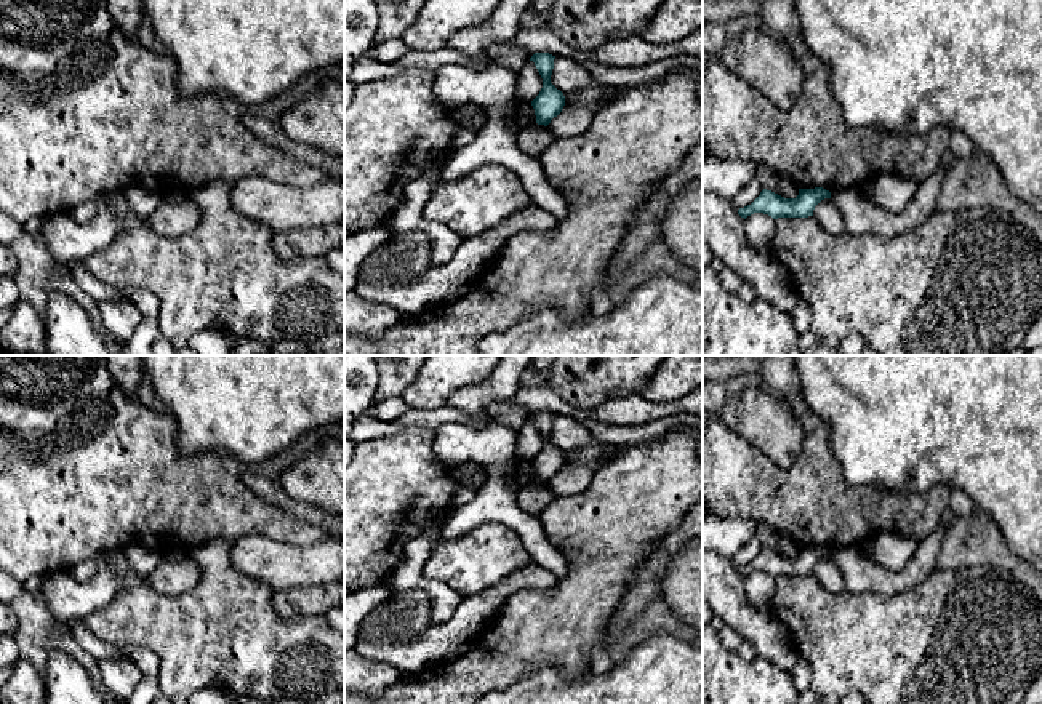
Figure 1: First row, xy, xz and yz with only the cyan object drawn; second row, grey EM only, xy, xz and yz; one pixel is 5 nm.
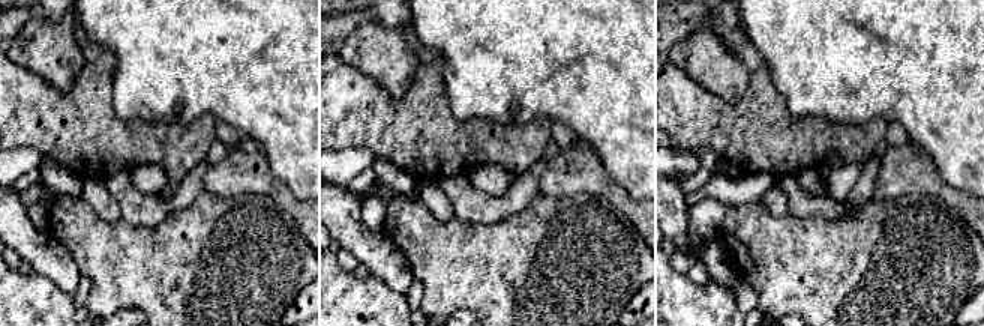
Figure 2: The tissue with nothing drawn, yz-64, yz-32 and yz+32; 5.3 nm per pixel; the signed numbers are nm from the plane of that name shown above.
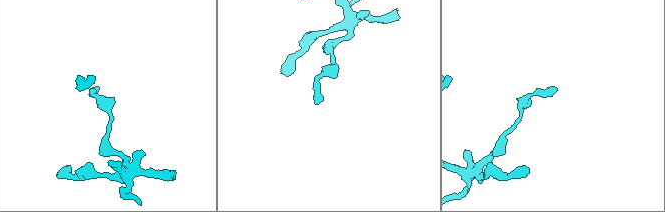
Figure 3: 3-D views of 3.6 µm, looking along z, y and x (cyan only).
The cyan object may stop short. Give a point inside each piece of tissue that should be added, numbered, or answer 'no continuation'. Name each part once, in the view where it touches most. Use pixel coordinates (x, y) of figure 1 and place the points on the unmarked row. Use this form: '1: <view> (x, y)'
no continuation

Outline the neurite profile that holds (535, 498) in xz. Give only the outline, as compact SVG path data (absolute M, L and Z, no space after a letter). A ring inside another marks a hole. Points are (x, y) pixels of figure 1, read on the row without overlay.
M533 482L530 486L519 491L517 504L530 515L539 517L554 498L549 485Z

